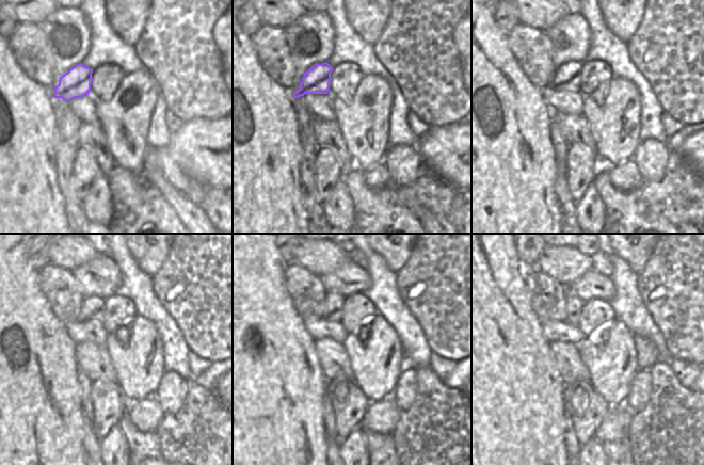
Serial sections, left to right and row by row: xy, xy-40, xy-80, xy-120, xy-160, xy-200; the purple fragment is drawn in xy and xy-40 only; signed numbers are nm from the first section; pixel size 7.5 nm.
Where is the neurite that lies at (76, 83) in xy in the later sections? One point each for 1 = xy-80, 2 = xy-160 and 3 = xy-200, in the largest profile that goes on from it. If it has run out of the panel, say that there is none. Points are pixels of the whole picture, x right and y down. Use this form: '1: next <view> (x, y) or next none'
1: next xy-80 (569, 70)
2: next xy-160 (334, 303)
3: next xy-200 (574, 304)

